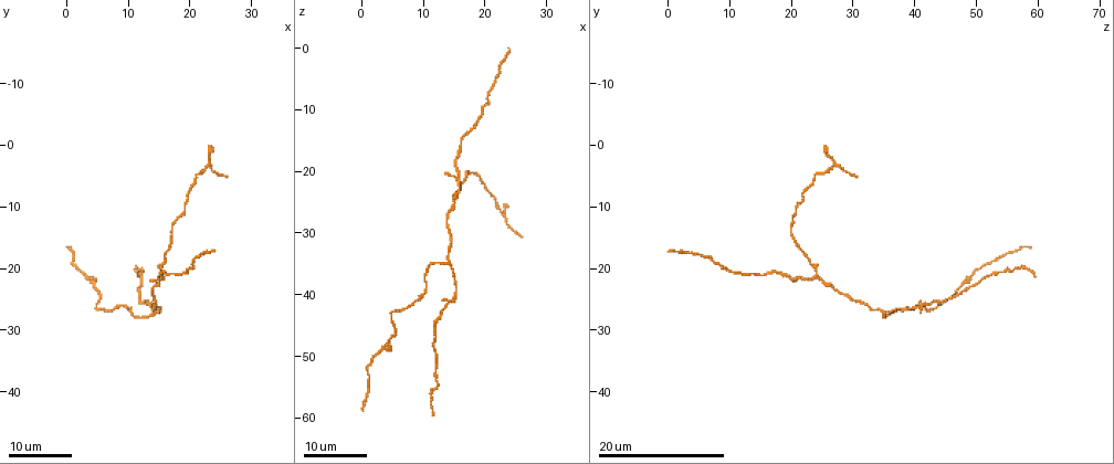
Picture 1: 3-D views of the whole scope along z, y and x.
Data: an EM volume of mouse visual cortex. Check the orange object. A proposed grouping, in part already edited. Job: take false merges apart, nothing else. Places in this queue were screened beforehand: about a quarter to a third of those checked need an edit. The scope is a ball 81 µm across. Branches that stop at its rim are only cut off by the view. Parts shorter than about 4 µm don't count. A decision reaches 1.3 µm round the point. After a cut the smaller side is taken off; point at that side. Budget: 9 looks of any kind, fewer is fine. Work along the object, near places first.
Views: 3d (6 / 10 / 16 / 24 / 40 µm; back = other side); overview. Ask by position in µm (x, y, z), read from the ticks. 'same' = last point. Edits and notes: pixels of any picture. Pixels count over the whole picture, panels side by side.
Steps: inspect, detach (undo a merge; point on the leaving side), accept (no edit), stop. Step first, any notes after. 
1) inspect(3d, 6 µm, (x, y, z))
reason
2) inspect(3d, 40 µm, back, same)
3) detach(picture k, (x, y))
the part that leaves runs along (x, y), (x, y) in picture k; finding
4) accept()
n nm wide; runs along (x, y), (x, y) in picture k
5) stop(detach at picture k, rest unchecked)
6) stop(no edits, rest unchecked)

inspect(3d, 16 µm, (14.0, 26.0, 41.5))
calibre changes

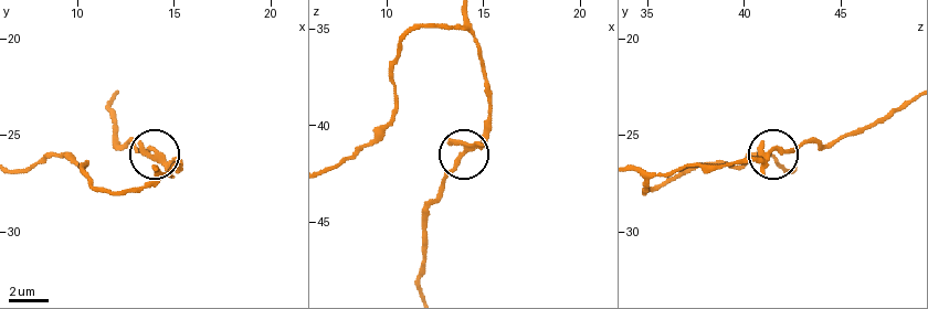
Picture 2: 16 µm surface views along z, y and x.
inspect(3d, 10 µm, (14.0, 26.0, 41.3))
zoom in

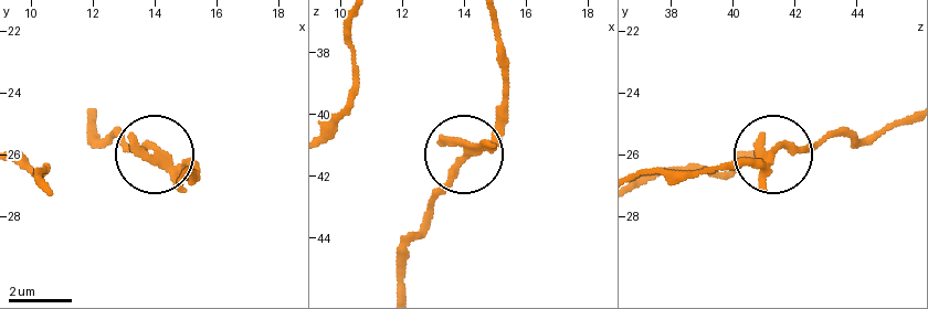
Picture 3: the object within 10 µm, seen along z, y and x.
detach(picture 3, (452, 177))
the part that leaves runs along (487, 151), (466, 159), (436, 199), (408, 254), (402, 286) in picture 3; a second neuron is stuck on

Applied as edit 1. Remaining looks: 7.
inspect(overview)

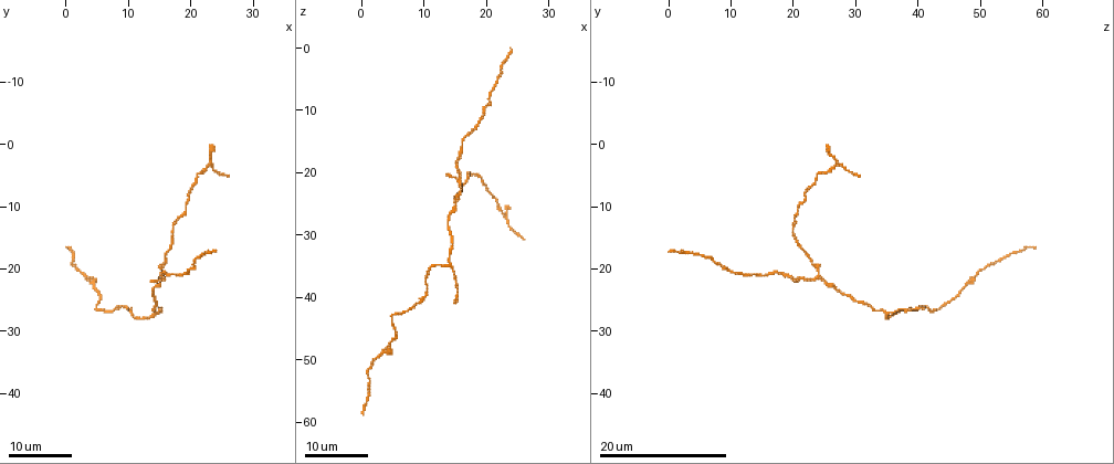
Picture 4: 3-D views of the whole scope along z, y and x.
inspect(3d, 16 µm, (3.0, 21.5, 49.0))

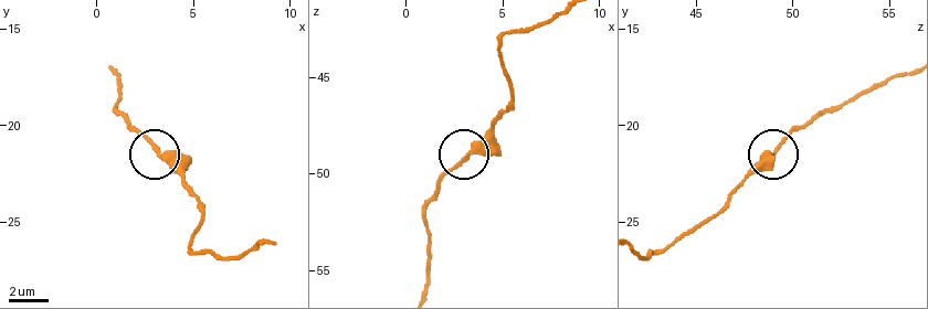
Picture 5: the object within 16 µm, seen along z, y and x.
inspect(3d, 6 µm, (3.2, 21.3, 49.1))

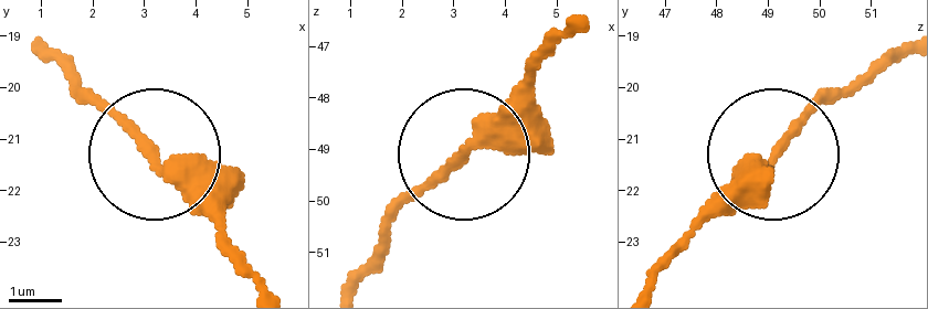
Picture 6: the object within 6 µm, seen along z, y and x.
accept()
runs along (571, 24), (509, 117), (382, 232) in picture 6; continuous, no second neuron

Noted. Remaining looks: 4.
inspect(3d, 16 µm, (15.0, 20.5, 24.0))
three-way junction

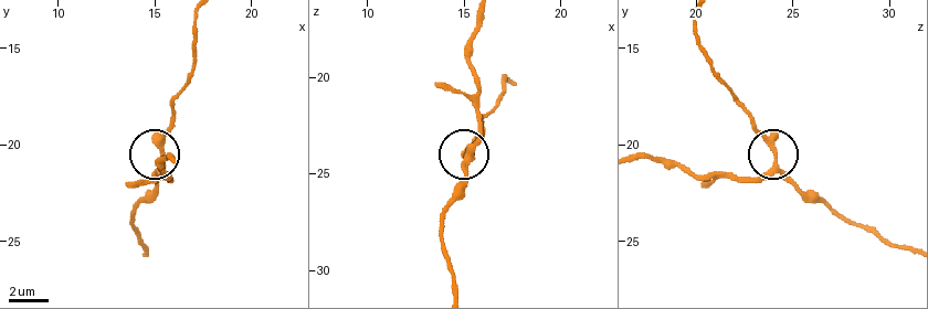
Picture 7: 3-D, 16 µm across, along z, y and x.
inspect(3d, 6 µm, (15.4, 21.0, 24.0))

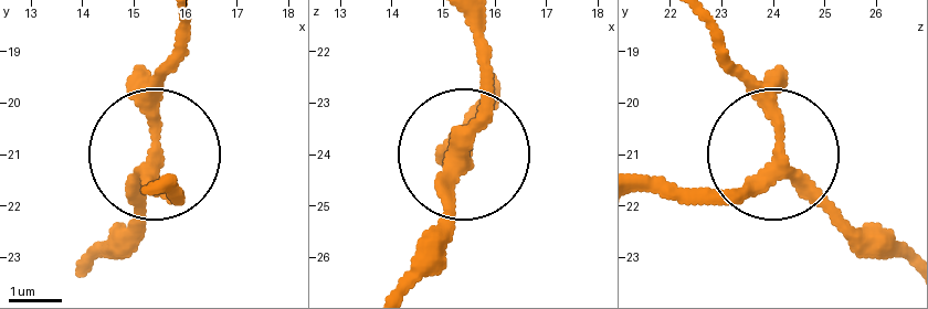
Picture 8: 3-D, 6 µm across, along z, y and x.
accept()
runs along (396, 289), (484, 105), (488, 43) in picture 8; one neuron here

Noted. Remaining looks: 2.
inspect(3d, 24 µm, (14.5, 27.0, 35.0))
three arms meet

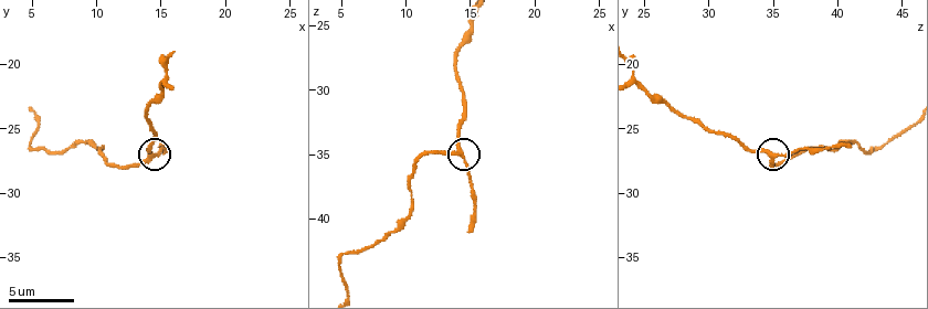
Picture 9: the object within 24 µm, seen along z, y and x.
inspect(3d, 6 µm, (14.2, 27.4, 35.0))
closer look

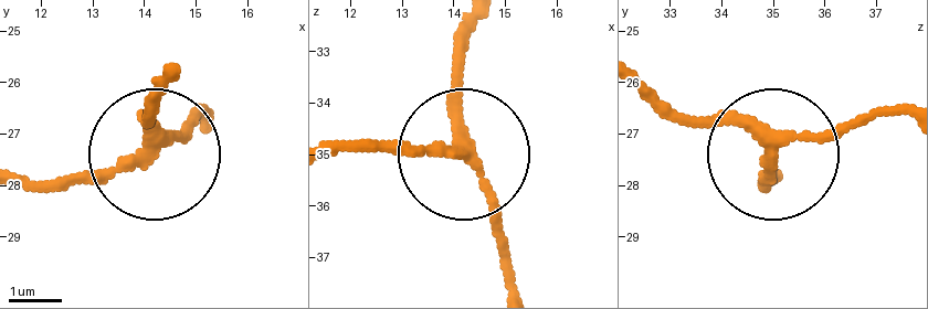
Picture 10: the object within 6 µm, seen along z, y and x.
accept()
210 nm wide; runs along (644, 81), (684, 116), (737, 125), (777, 151), (908, 107) in picture 10; all the same neuron

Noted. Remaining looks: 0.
stop(detach at picture 3, rest unchecked)

